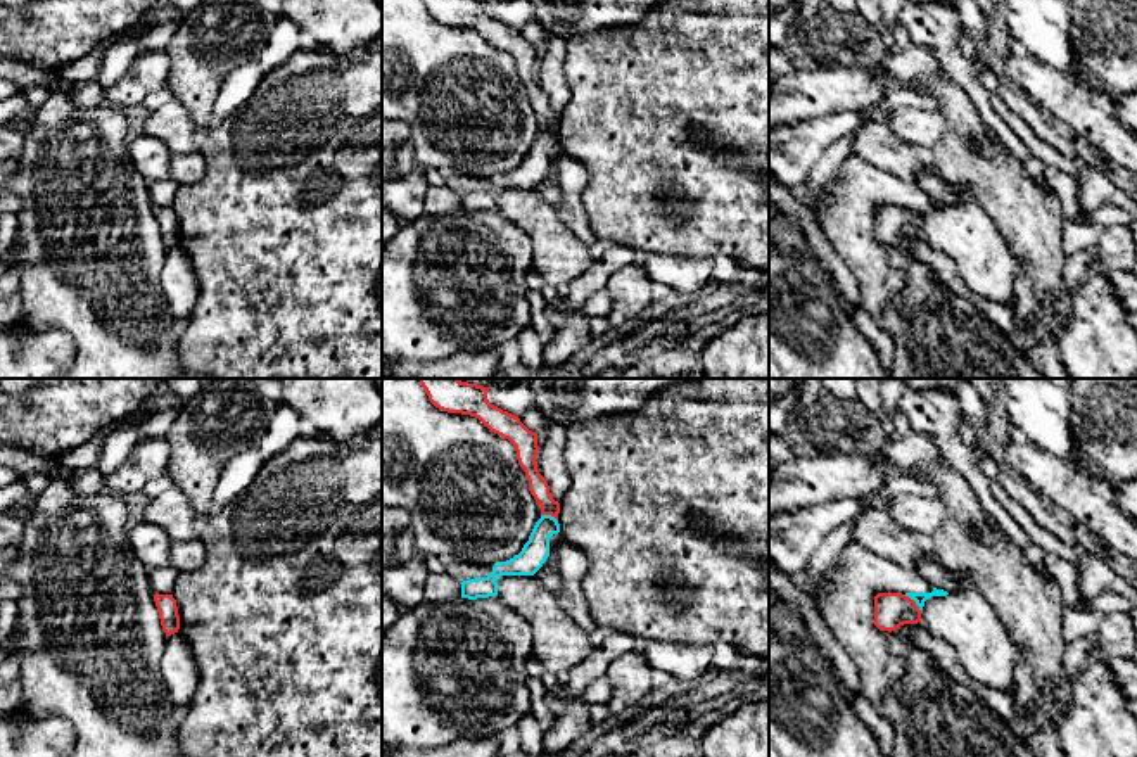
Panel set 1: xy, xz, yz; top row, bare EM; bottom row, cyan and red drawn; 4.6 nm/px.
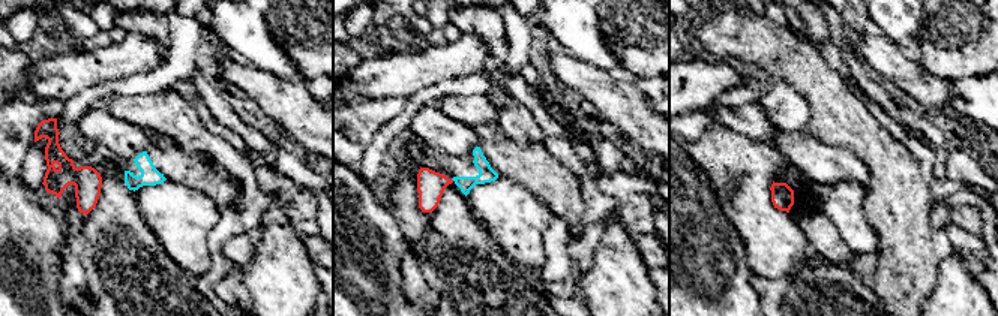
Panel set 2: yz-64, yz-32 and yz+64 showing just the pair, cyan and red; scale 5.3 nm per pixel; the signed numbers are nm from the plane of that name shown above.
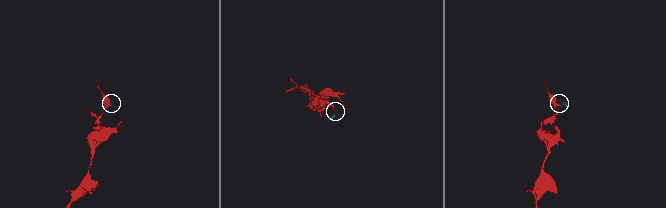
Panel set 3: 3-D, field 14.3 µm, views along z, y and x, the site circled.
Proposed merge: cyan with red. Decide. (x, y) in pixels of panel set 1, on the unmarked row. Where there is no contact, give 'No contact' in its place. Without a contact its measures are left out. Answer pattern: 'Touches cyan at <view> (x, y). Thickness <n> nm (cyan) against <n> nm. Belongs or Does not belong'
Touches cyan at yz (914, 213). Thickness 60 nm (cyan) against 160 nm. Does not belong

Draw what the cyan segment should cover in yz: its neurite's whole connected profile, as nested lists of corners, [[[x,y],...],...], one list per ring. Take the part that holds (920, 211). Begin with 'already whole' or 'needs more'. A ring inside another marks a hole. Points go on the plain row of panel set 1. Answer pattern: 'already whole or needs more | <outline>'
needs more | [[[850,154],[817,202],[819,225],[859,287],[859,304],[873,318],[897,297],[905,273],[892,264],[890,245],[874,239],[874,209],[902,206],[923,223],[931,209],[947,209],[914,180],[902,180]]]

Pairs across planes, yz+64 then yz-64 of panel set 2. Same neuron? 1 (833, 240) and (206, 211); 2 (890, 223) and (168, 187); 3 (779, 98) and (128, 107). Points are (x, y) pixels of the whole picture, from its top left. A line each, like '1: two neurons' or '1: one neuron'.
1: one neuron
2: two neurons
3: one neuron

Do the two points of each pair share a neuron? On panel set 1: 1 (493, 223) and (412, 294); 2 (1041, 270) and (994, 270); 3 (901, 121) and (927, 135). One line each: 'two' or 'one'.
1: one
2: two
3: one

